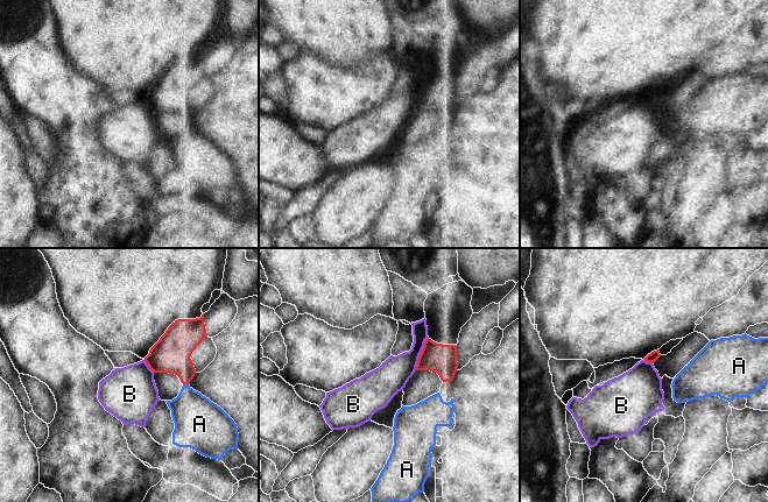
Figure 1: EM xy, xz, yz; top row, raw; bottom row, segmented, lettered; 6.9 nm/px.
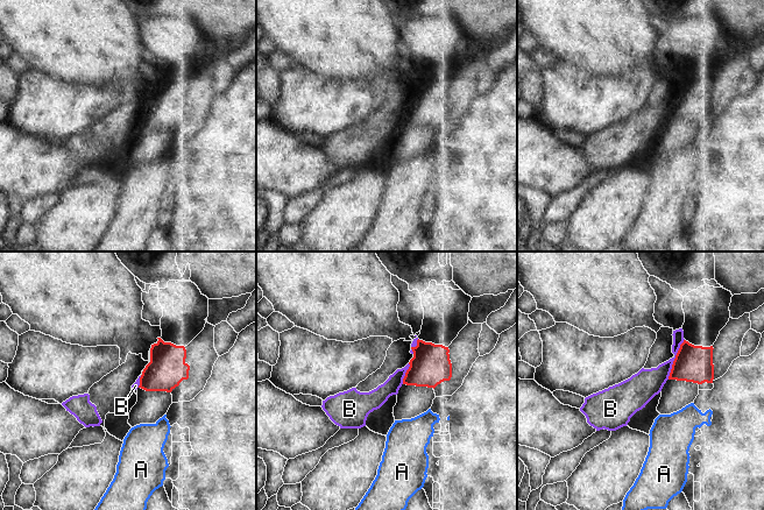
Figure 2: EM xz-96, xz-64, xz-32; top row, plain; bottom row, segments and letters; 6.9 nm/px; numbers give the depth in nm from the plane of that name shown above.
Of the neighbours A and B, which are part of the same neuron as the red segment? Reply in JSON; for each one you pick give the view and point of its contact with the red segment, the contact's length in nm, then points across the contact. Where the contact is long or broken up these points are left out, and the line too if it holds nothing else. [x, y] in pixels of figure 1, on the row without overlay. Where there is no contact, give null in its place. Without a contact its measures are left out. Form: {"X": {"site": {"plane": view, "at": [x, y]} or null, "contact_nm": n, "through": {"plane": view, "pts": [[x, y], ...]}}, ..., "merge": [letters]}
{"merge": []}

